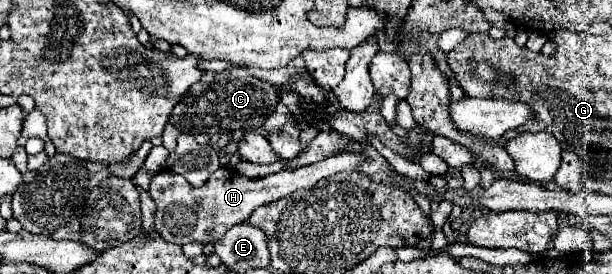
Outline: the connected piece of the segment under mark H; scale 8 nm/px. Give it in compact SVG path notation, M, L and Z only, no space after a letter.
M343 152L331 158L325 158L313 166L303 166L295 170L281 170L277 174L269 174L263 178L249 180L235 170L219 168L209 176L209 180L195 188L191 186L181 174L175 174L173 170L161 170L153 176L149 194L157 204L155 214L155 230L163 236L163 240L173 244L187 244L187 242L201 242L201 244L215 244L229 228L235 224L241 224L249 218L249 214L269 202L275 202L279 198L285 198L301 188L313 188L319 180L337 174L337 172L353 172L359 168L361 156L355 152Z

